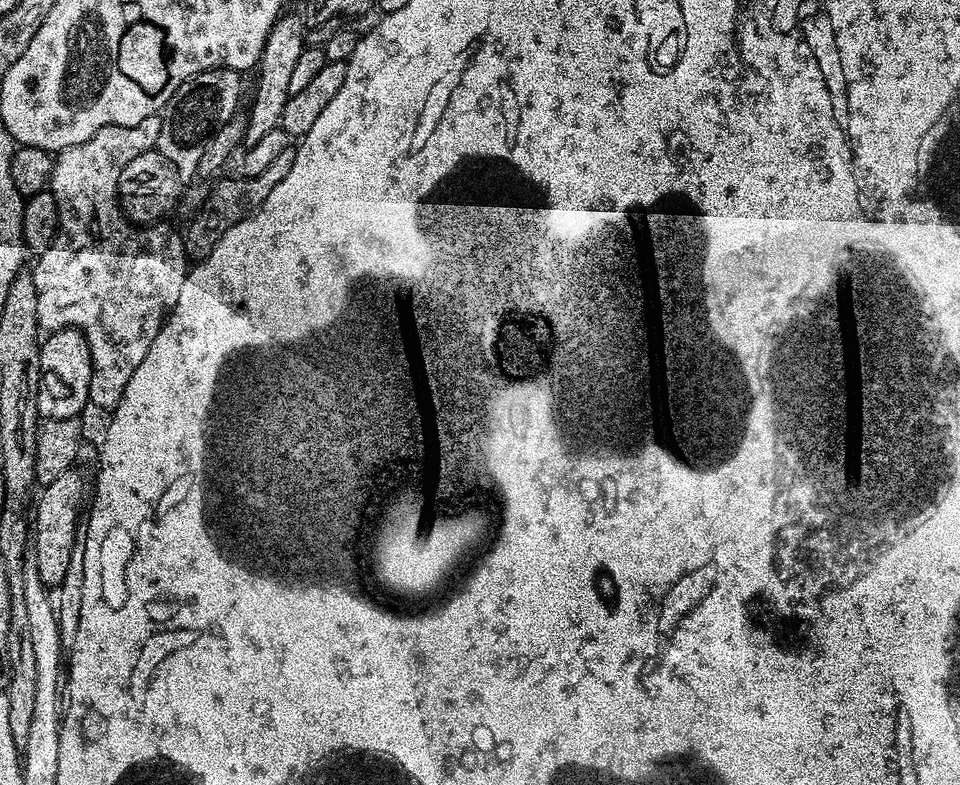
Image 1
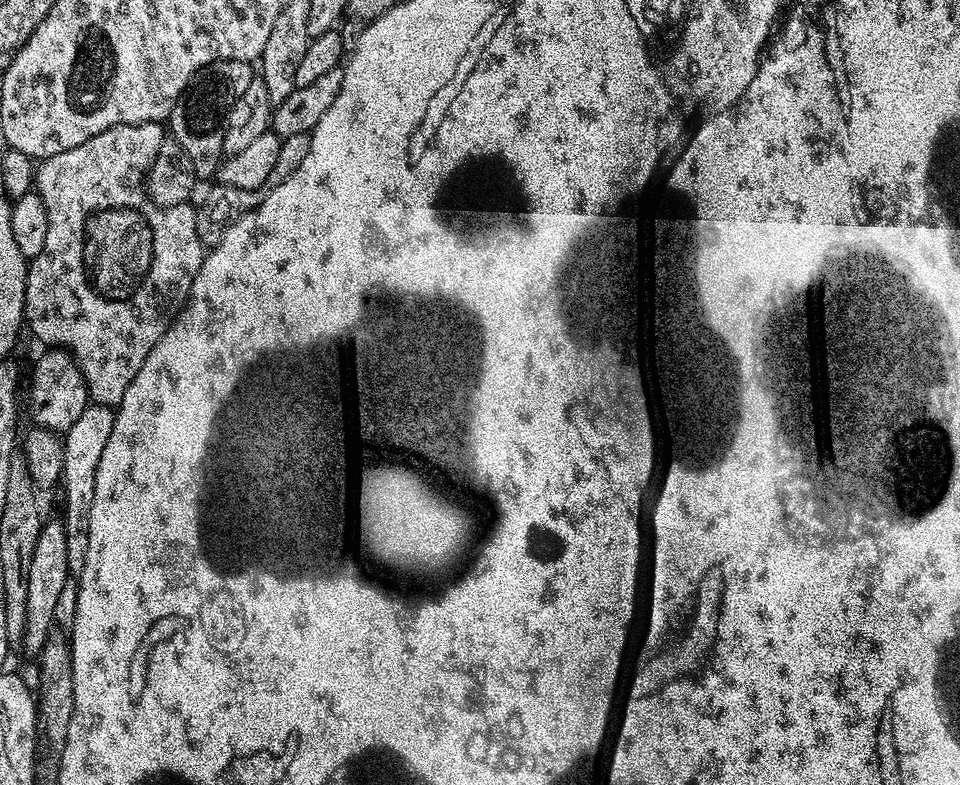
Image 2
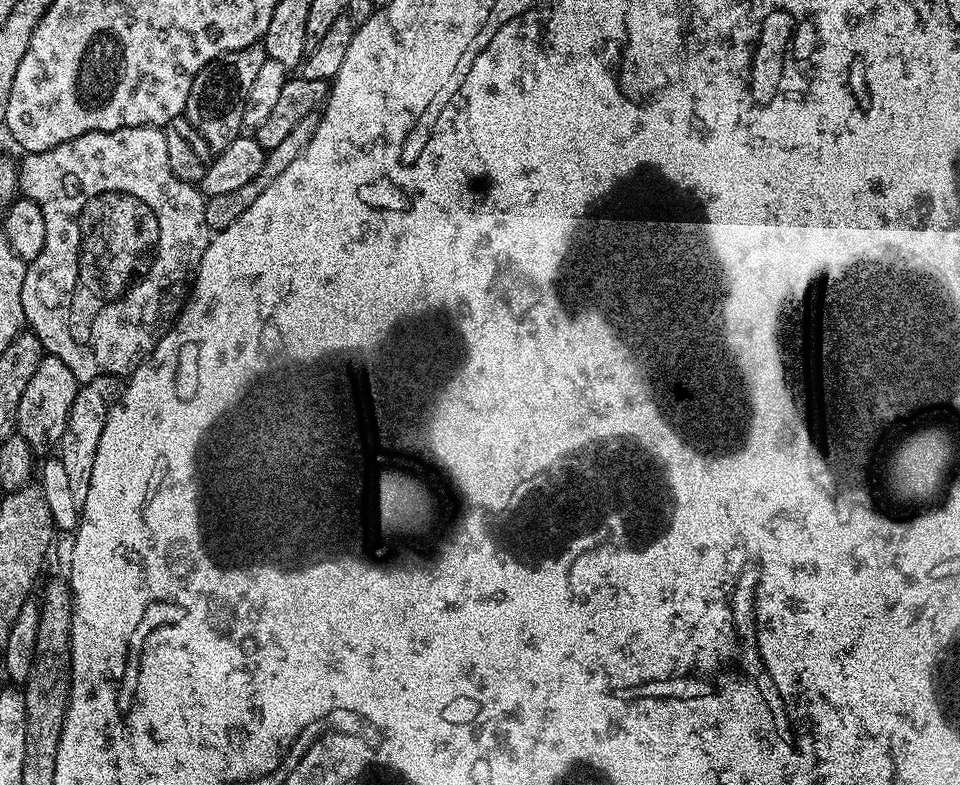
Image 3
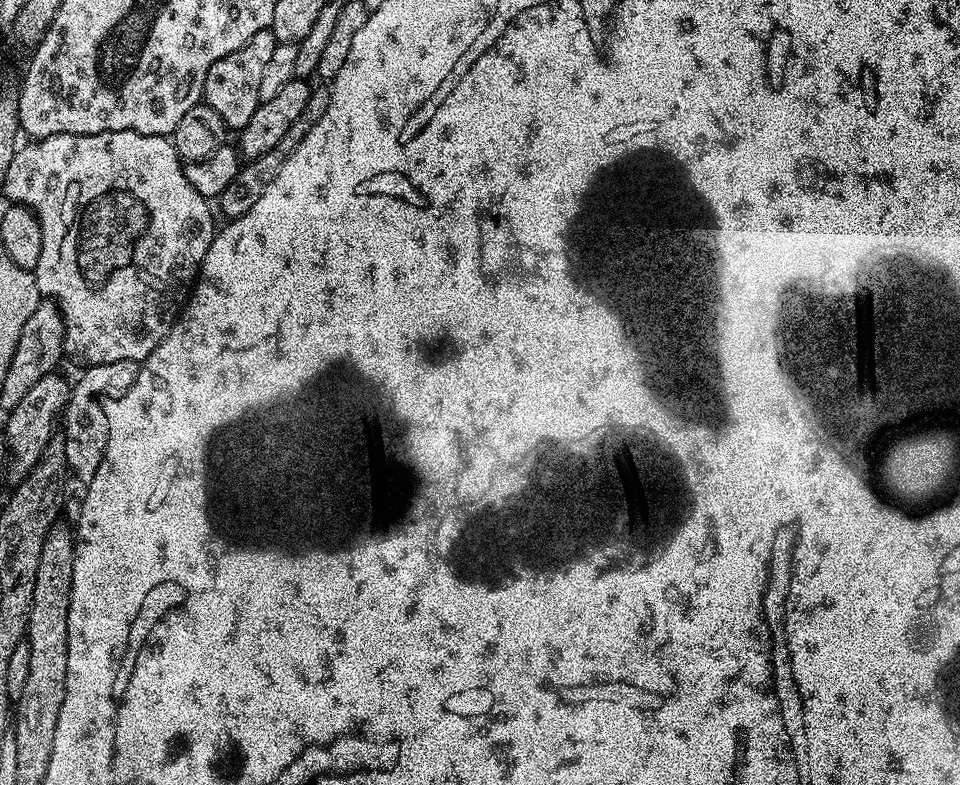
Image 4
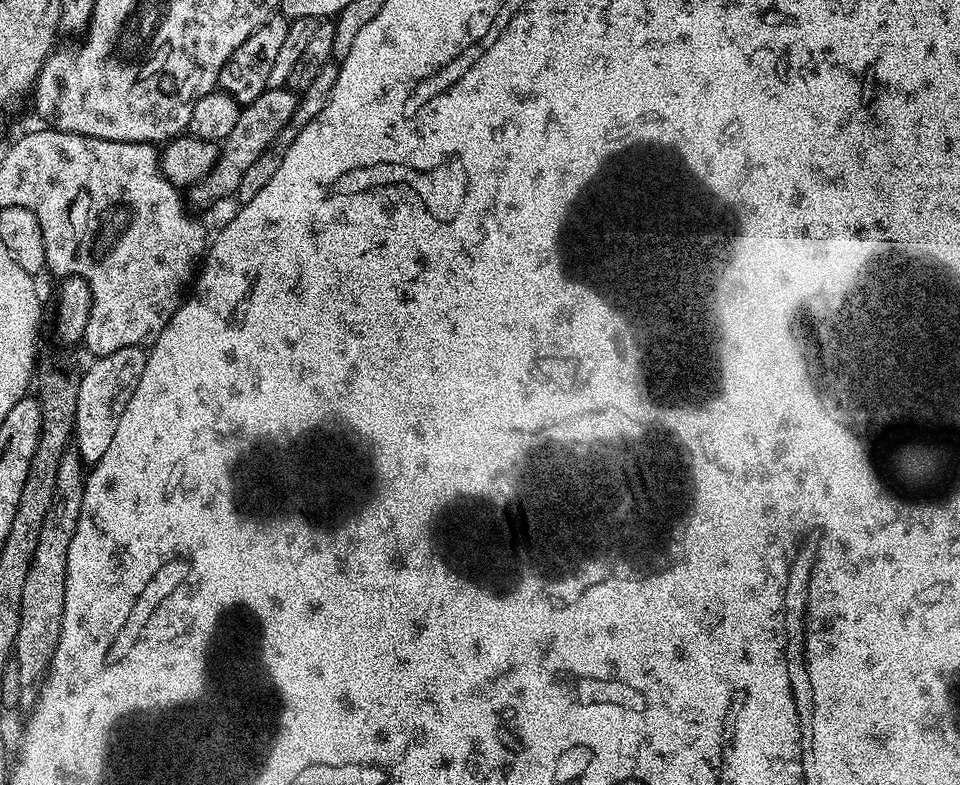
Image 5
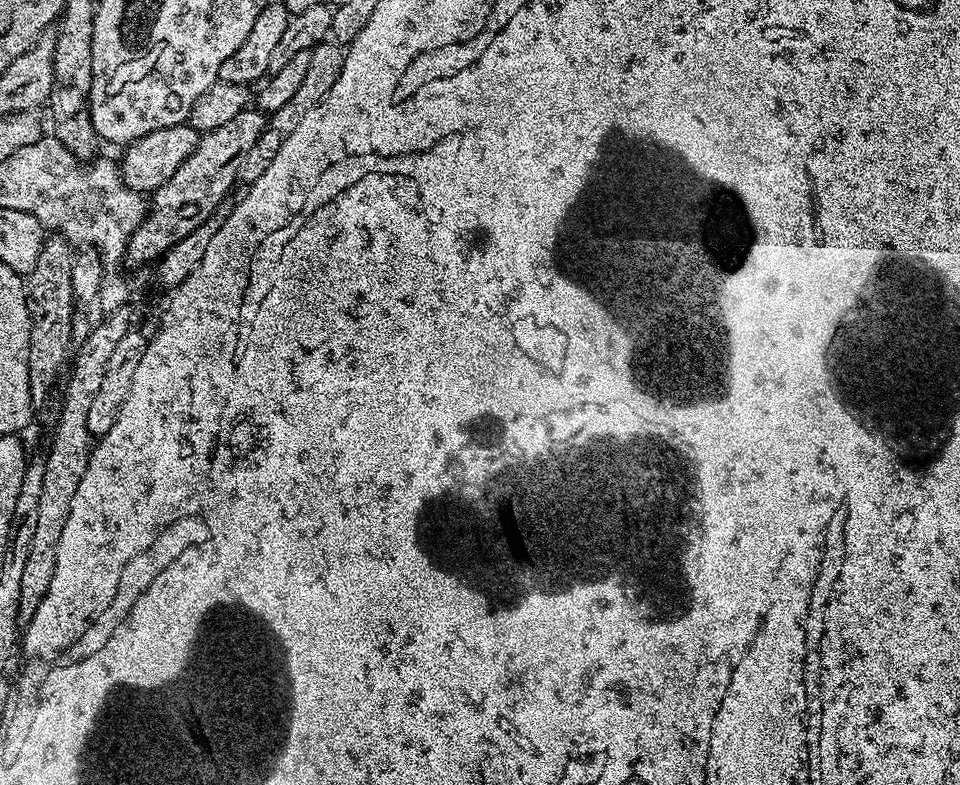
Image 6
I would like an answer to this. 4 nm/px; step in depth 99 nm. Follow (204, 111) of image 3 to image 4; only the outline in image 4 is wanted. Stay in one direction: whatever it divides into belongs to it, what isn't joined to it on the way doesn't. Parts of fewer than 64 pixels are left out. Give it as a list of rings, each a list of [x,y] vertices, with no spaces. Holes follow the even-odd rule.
[[[271,28],[258,30],[250,42],[238,46],[234,54],[226,54],[226,58],[218,58],[214,66],[206,74],[204,83],[203,103],[212,107],[214,114],[222,118],[222,122],[229,130],[245,128],[254,118],[254,110],[258,110],[261,98],[258,94],[258,86],[262,83],[262,73],[266,71],[266,65],[270,63],[278,41]]]

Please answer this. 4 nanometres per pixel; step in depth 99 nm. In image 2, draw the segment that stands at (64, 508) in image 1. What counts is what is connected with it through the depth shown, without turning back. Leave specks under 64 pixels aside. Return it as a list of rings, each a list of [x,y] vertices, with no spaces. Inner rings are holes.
[[[45,519],[40,526],[38,543],[30,558],[30,574],[26,574],[26,630],[22,634],[19,647],[32,658],[39,657],[46,638],[54,630],[52,619],[56,616],[56,607],[64,596],[64,587],[68,584],[70,573],[66,558],[66,530],[63,519]]]

